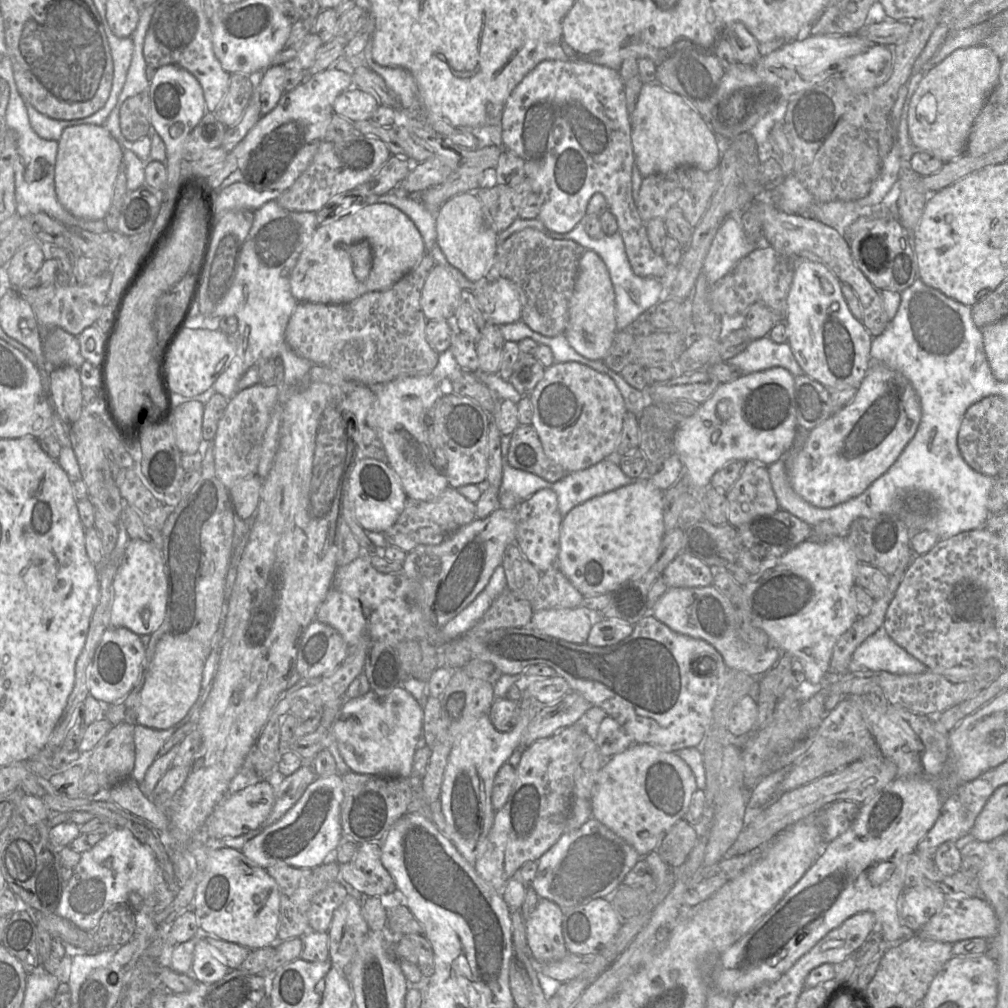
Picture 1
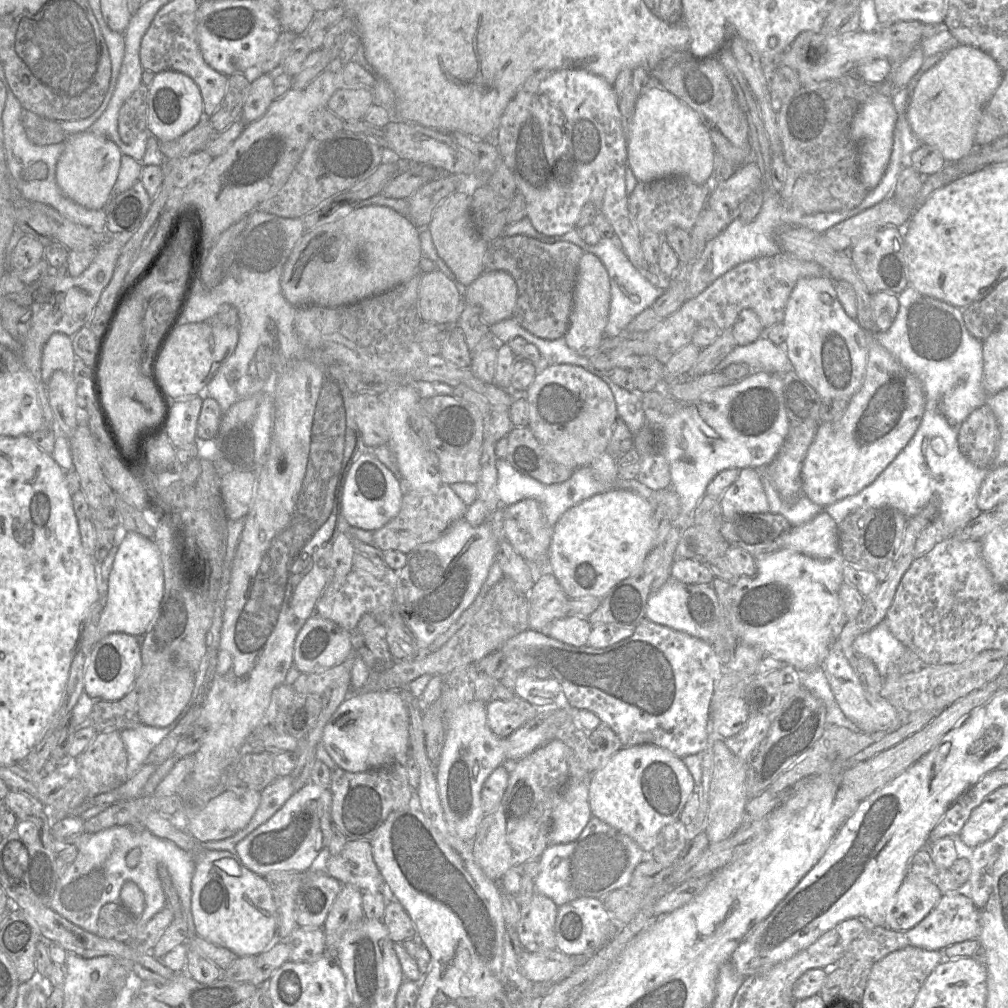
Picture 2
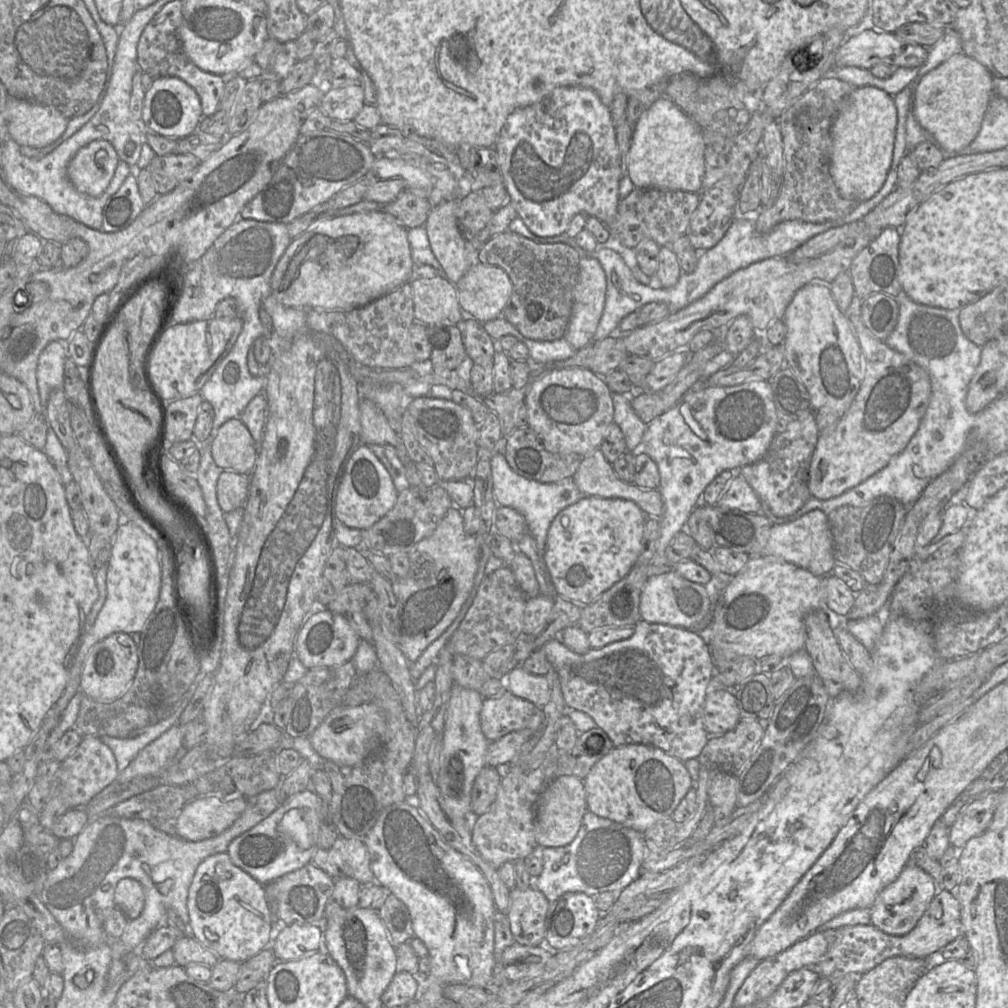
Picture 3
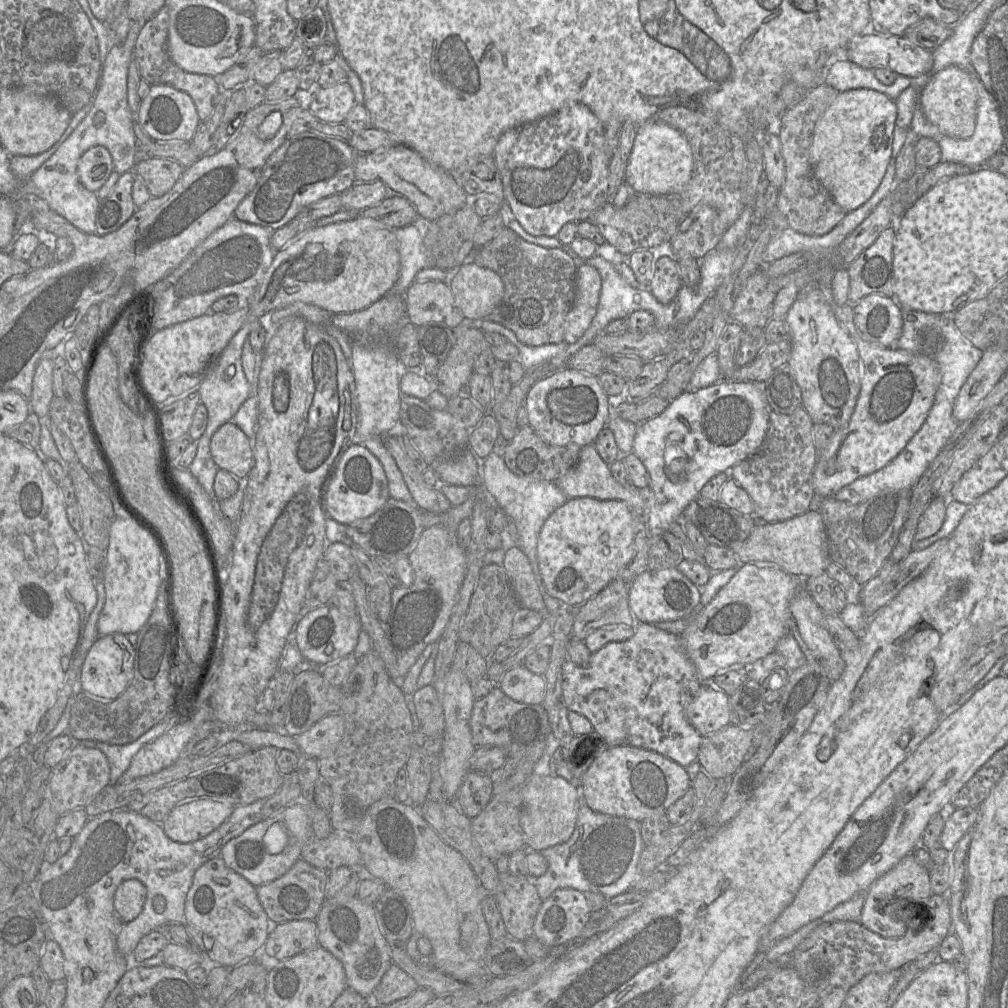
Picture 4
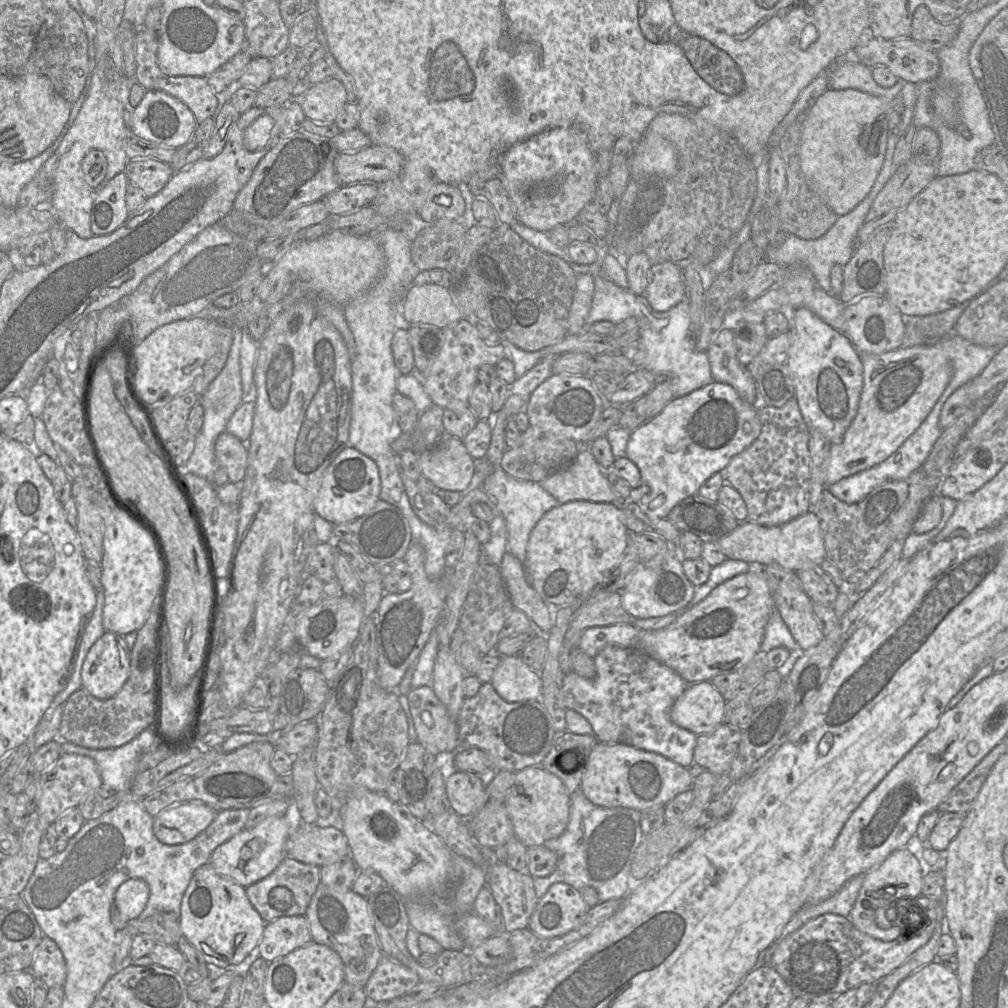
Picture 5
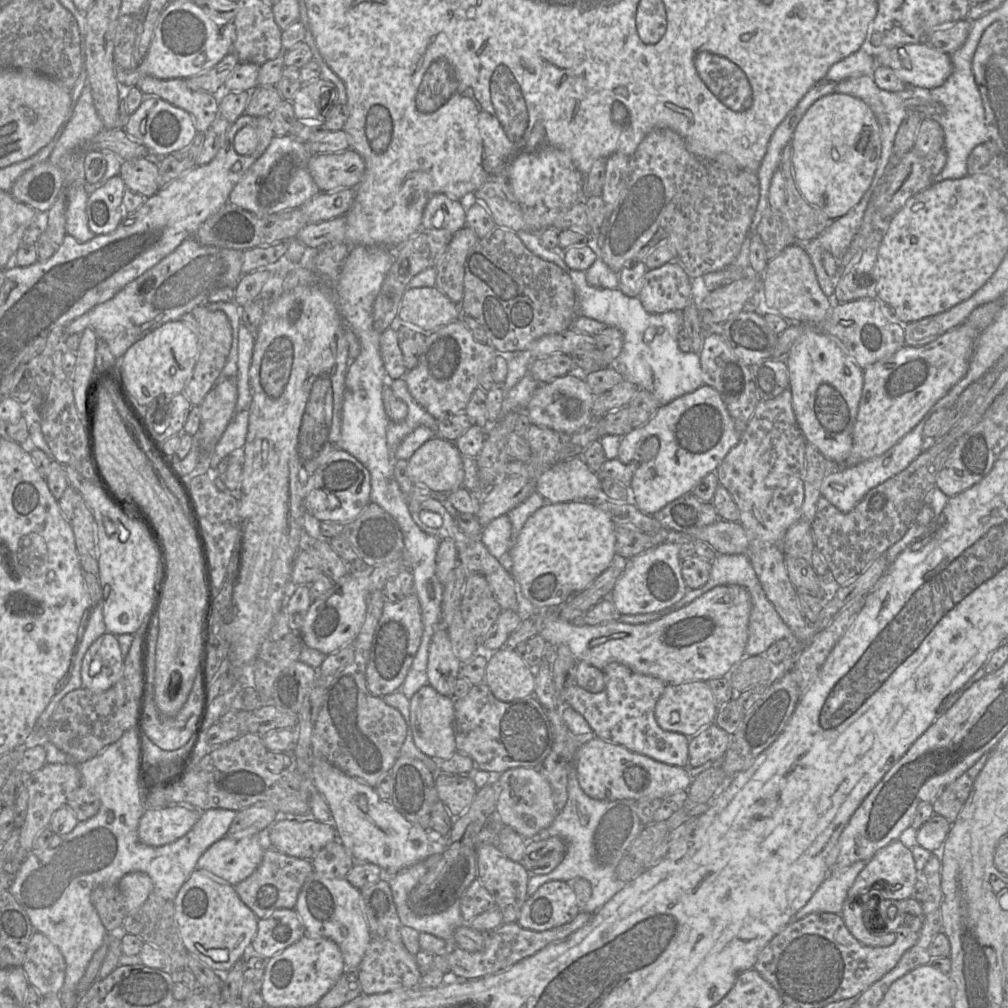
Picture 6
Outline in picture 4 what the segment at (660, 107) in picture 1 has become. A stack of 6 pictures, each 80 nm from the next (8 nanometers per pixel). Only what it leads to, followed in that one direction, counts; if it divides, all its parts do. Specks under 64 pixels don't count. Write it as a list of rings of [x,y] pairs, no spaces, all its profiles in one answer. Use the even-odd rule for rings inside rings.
[[[652,118],[637,128],[633,148],[627,160],[625,180],[635,193],[681,193],[691,179],[693,164],[692,150],[685,136],[674,127]]]

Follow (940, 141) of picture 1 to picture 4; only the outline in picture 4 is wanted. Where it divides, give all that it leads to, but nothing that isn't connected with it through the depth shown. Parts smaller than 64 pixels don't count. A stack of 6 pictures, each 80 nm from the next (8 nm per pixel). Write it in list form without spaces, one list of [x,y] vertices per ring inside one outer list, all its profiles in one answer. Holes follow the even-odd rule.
[[[948,66],[932,75],[919,91],[917,106],[926,118],[946,136],[954,139],[968,139],[975,131],[977,111],[976,76],[957,66]]]

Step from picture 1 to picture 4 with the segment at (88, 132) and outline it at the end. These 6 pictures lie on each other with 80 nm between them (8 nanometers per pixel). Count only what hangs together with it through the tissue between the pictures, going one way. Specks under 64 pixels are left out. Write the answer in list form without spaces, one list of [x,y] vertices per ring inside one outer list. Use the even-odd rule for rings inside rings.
[[[93,146],[80,157],[77,173],[81,184],[89,191],[98,191],[113,172],[109,151],[103,146]]]

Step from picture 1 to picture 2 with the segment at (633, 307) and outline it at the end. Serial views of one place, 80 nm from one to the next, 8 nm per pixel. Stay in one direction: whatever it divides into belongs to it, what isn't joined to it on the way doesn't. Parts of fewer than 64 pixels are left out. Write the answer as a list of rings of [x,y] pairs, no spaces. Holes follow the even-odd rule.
[[[525,217],[519,221],[508,224],[502,235],[526,235],[545,243],[553,243],[558,241],[567,241],[579,246],[583,252],[595,254],[605,266],[610,281],[610,307],[608,320],[605,327],[605,336],[616,336],[626,330],[629,323],[646,308],[653,305],[655,300],[659,298],[665,289],[652,285],[630,262],[629,258],[622,249],[621,241],[614,234],[613,238],[600,239],[597,244],[590,245],[586,243],[579,234],[579,229],[573,228],[569,232],[557,235],[546,236],[539,233],[532,225],[531,221]]]

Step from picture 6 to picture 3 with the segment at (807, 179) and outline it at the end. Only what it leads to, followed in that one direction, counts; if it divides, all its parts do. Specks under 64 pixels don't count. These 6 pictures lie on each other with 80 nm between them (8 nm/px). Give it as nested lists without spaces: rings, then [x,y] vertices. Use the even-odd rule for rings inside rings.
[[[862,86],[846,97],[830,129],[832,154],[829,170],[843,198],[862,203],[881,189],[892,163],[896,126],[897,109],[893,96],[887,92]]]

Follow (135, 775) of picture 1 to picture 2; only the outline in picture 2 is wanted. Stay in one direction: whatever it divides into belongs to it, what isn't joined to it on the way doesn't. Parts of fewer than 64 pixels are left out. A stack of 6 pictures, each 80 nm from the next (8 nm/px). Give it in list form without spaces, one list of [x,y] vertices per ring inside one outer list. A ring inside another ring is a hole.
[[[187,704],[177,718],[166,727],[153,727],[140,723],[133,728],[124,729],[120,732],[128,756],[128,777],[133,777],[147,763],[151,751],[175,729],[190,708],[191,706]]]

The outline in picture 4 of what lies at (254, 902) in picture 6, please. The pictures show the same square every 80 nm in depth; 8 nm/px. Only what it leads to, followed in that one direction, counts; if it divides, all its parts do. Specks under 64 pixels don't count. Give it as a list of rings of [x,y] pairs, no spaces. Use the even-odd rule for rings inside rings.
[[[299,859],[283,876],[257,887],[257,895],[268,918],[275,923],[314,920],[326,900],[328,874]]]

